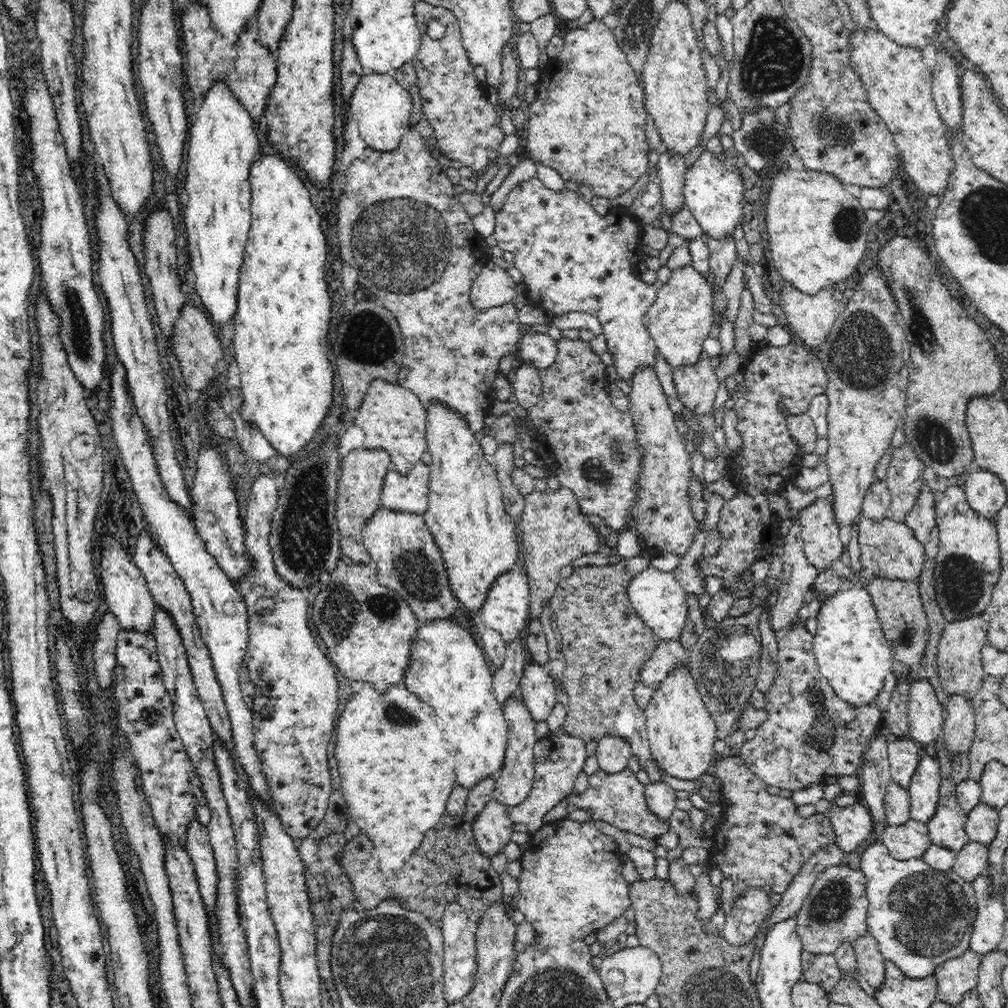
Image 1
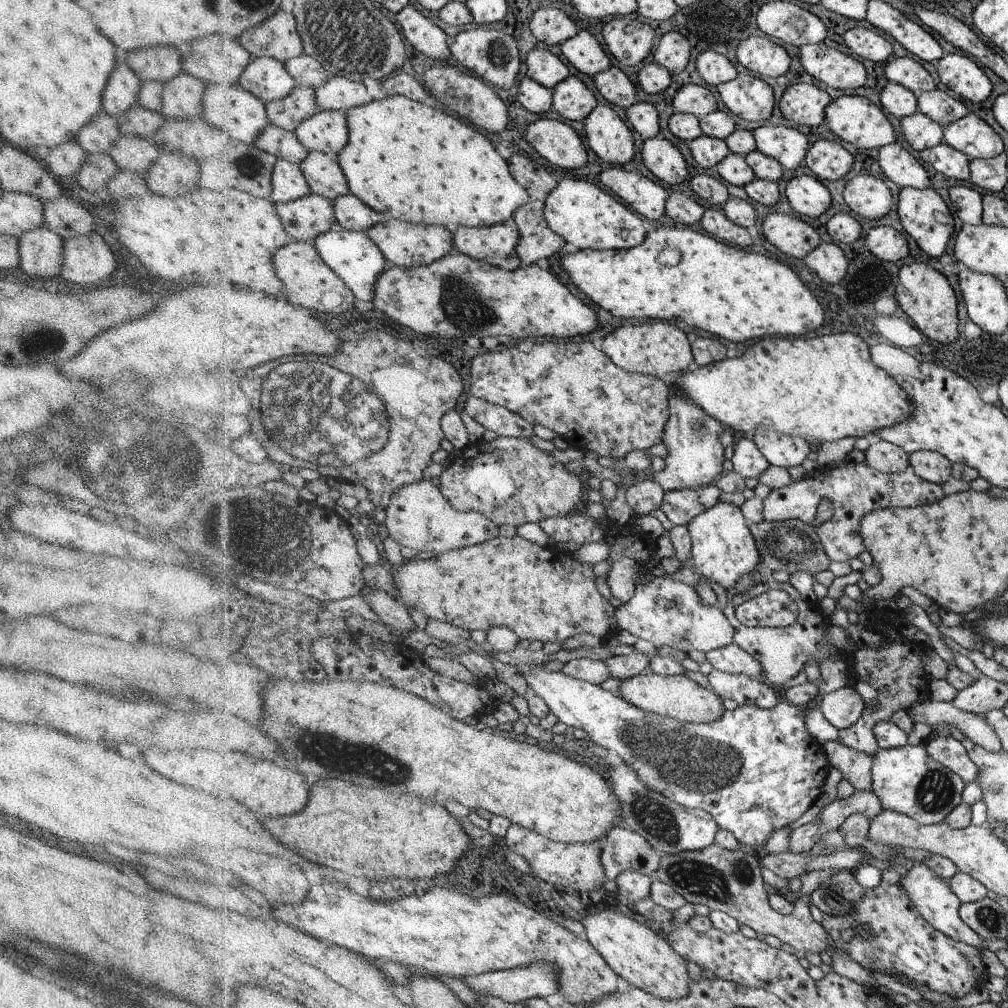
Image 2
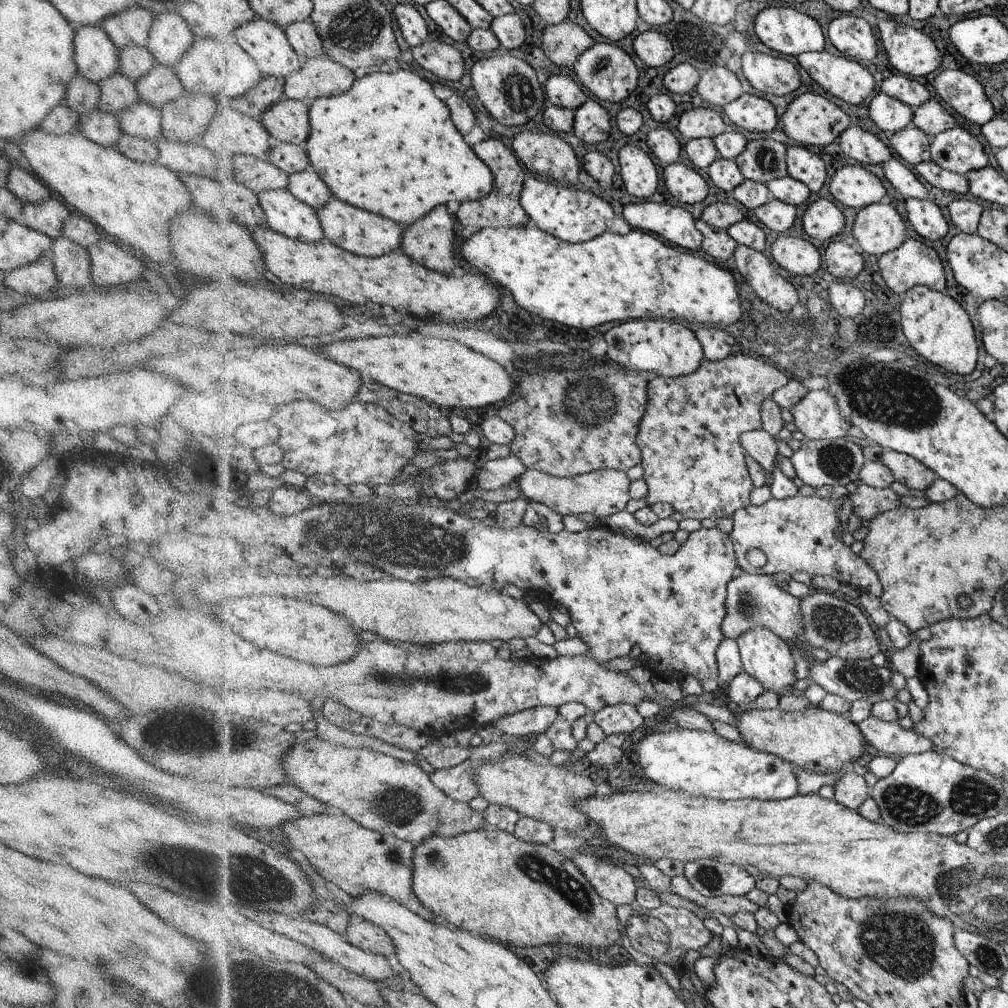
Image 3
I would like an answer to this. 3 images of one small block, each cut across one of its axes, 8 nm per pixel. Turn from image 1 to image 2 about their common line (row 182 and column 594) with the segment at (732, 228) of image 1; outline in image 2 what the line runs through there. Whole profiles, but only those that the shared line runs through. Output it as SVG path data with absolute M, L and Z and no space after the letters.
M531 665L520 670L530 686L529 694L540 695L560 722L572 728L582 728L589 740L616 752L648 788L680 806L709 812L719 828L732 832L740 846L752 853L766 853L764 846L772 832L798 820L802 812L808 810L822 794L830 772L829 758L826 758L820 743L808 733L804 725L806 710L800 706L779 701L769 709L738 705L735 710L726 710L724 716L711 723L684 723L639 709L620 694L608 692L601 685L576 680L562 671L546 672L542 667L545 666Z

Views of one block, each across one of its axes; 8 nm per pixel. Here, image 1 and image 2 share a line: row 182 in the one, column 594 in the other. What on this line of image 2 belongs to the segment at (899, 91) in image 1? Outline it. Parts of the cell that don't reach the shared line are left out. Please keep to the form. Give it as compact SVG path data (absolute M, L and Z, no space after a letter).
M612 909L592 913L582 924L586 931L584 938L595 945L624 985L639 988L666 1000L679 1001L689 995L692 980L686 971L685 958L674 952L670 948L671 943L648 926Z

